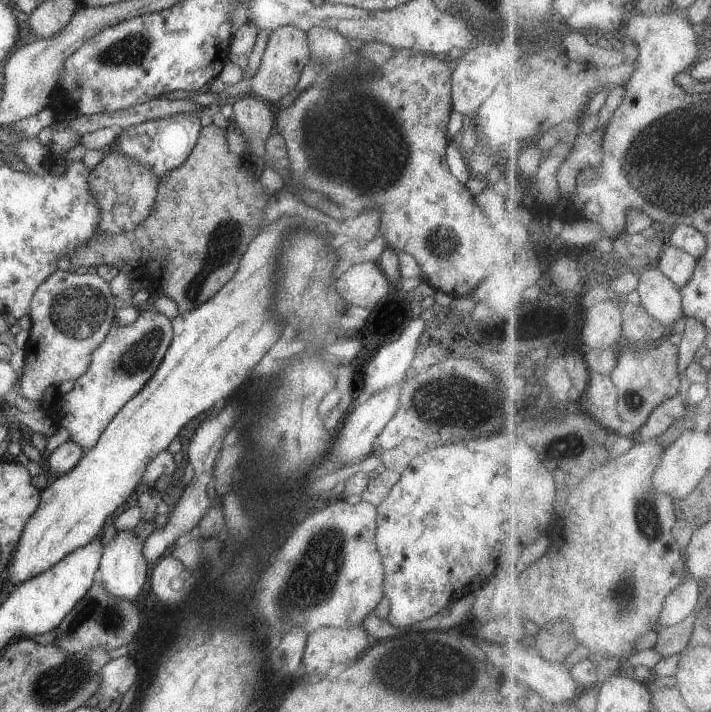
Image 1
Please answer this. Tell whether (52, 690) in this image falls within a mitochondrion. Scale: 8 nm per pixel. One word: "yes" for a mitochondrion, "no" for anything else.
yes

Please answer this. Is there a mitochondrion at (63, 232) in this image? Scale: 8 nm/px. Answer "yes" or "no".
no

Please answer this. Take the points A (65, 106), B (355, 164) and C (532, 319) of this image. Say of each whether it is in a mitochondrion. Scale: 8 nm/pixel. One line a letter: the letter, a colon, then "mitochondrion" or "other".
A: other
B: mitochondrion
C: other

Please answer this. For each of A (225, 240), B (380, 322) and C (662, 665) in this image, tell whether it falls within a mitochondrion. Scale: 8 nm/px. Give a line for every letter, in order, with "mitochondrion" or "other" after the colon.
A: mitochondrion
B: other
C: other

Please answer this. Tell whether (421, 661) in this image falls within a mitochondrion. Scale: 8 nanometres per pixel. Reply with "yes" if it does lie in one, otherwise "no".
yes

